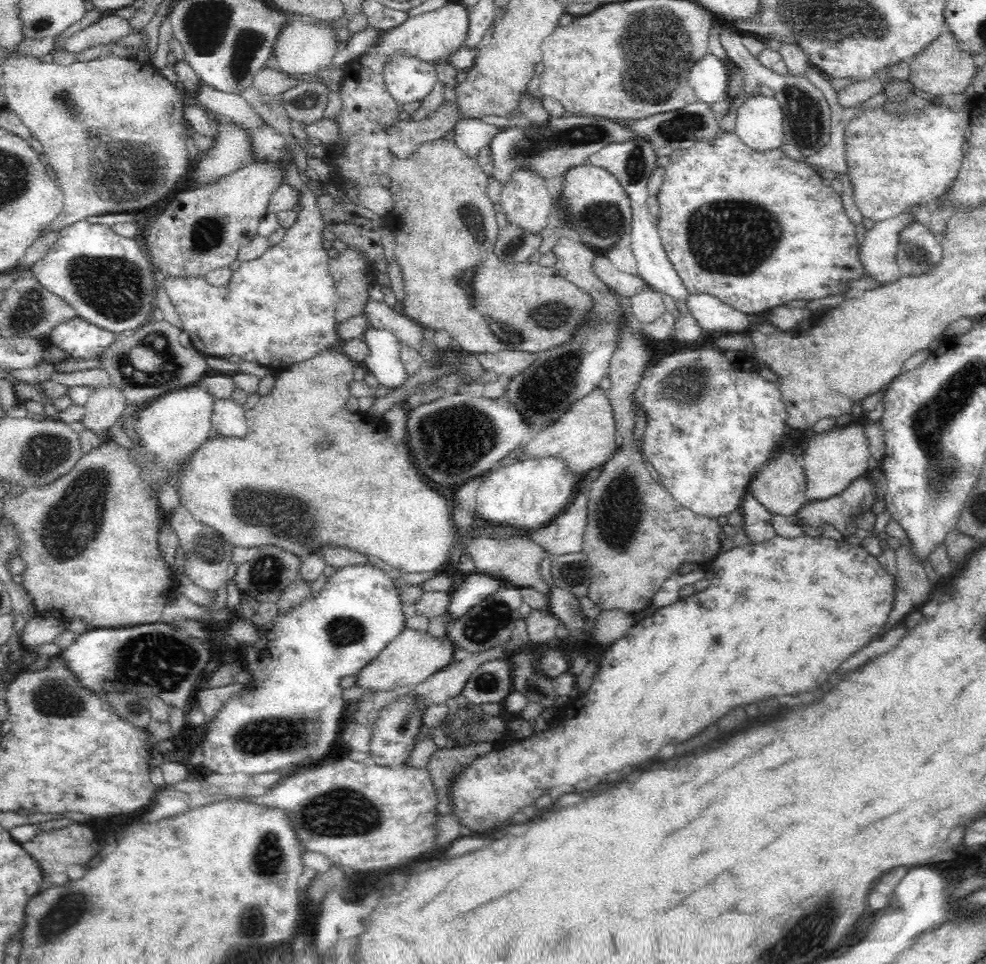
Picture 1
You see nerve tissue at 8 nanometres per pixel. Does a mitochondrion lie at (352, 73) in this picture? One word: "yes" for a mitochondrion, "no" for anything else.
no

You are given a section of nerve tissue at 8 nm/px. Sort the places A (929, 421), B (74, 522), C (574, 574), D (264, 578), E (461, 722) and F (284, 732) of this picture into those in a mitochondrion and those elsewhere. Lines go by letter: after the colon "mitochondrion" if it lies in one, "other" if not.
A: mitochondrion
B: mitochondrion
C: mitochondrion
D: mitochondrion
E: mitochondrion
F: mitochondrion

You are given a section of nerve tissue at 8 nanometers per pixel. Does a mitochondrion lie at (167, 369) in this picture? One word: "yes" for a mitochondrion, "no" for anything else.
yes

